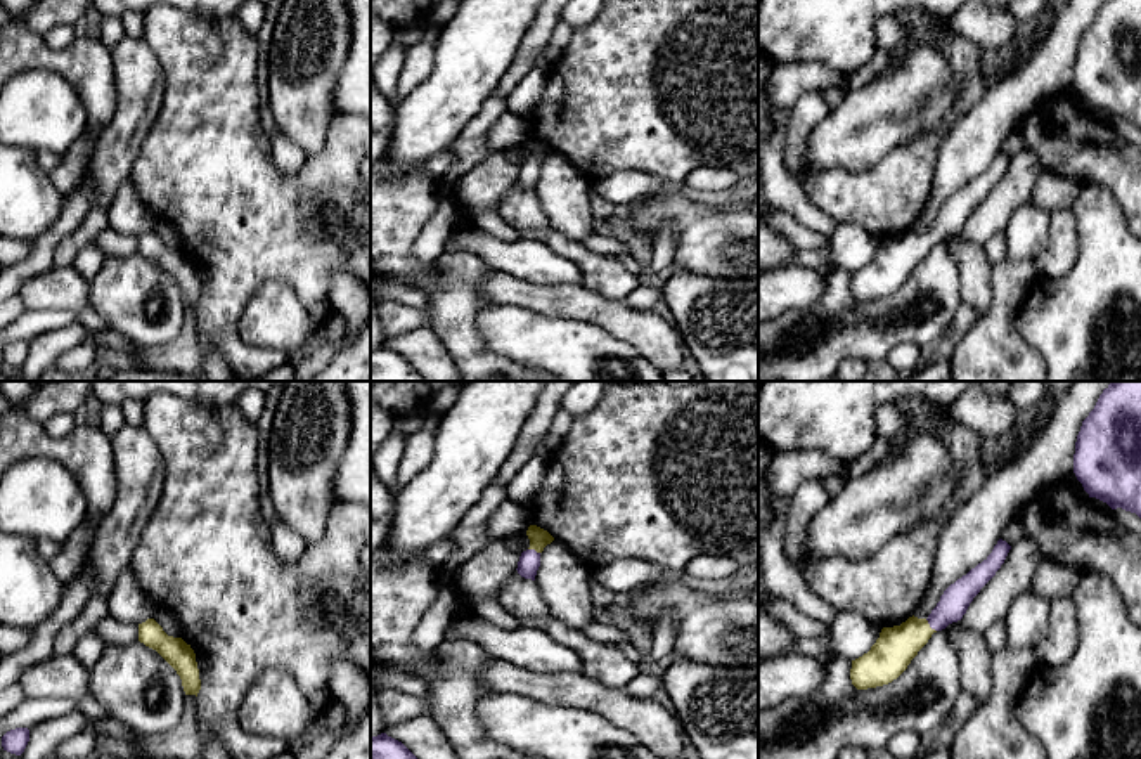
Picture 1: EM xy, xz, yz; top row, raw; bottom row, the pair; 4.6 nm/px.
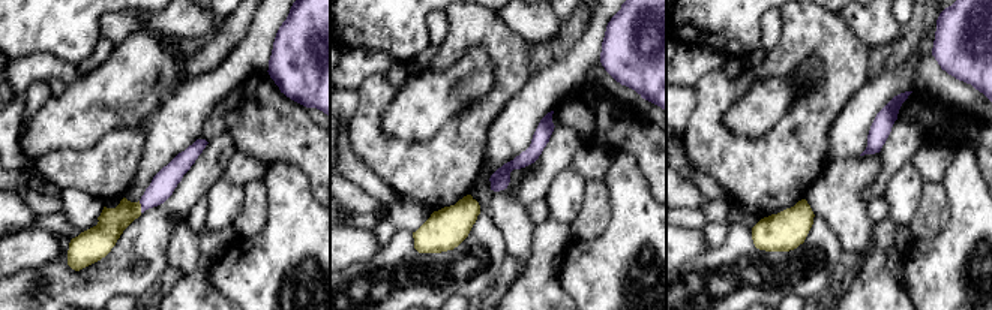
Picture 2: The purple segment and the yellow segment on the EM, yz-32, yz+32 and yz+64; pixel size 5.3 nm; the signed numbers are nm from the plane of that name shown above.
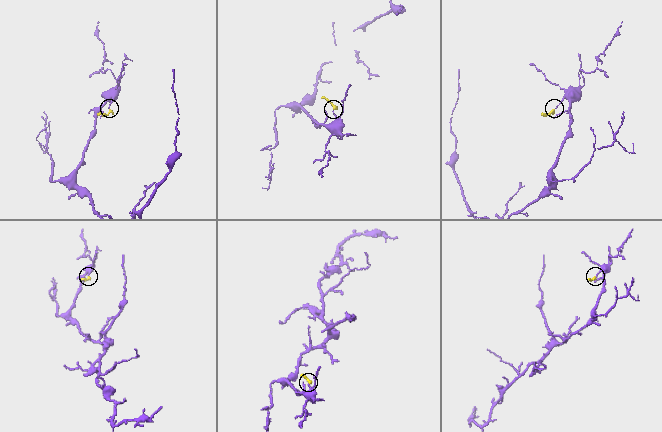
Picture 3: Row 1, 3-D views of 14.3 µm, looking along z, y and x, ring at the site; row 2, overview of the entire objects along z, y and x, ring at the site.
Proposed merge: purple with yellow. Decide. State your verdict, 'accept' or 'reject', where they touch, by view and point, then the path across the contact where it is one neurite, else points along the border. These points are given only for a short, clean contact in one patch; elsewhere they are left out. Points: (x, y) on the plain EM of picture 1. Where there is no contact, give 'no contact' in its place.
accept; meets purple in yz at (930, 238); runs through yz (954, 214), (930, 238), (916, 243), (889, 269)

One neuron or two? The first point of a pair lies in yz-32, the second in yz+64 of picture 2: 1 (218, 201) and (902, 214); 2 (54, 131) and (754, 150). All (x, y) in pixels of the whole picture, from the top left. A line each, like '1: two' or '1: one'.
1: one
2: two

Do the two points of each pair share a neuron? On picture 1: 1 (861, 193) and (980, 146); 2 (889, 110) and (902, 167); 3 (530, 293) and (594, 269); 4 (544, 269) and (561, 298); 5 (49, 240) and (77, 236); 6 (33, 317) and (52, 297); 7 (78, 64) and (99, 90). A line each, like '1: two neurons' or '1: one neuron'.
1: two neurons
2: two neurons
3: two neurons
4: two neurons
5: two neurons
6: two neurons
7: one neuron

